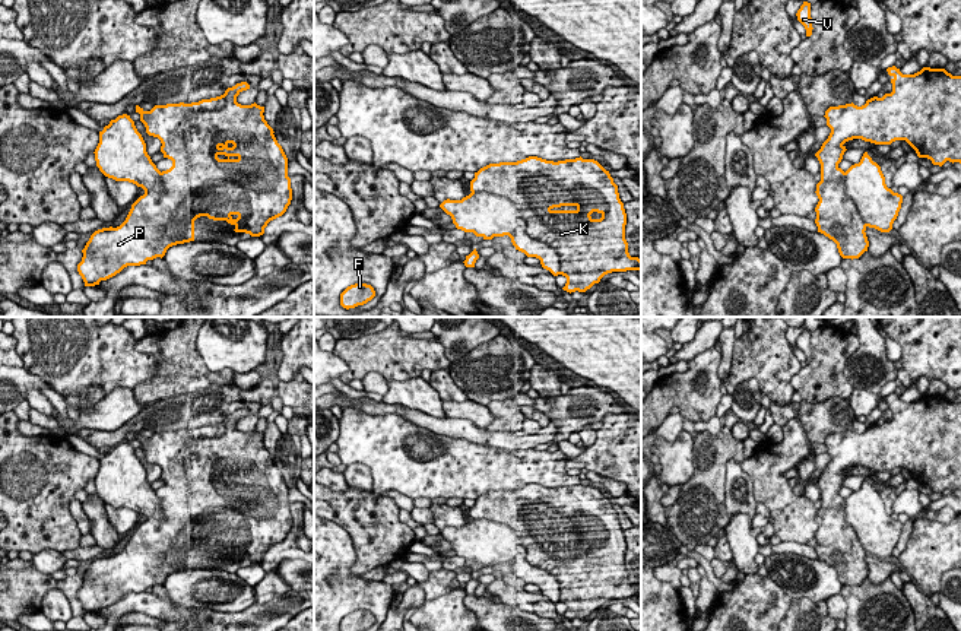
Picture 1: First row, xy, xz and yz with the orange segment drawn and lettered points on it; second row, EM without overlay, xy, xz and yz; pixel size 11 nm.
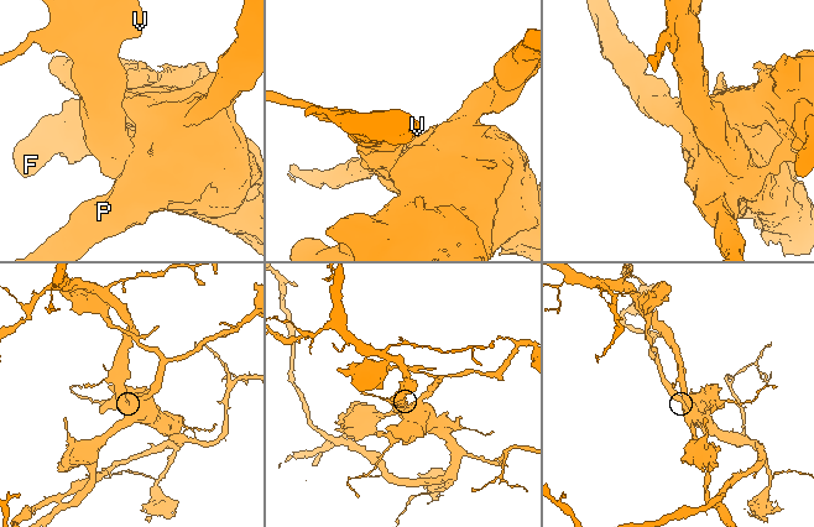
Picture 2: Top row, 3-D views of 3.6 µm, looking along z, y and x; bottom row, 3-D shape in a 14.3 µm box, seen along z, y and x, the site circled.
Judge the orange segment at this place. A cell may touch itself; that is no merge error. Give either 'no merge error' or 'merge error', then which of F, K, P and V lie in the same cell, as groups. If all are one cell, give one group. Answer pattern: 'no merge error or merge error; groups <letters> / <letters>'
merge error; groups F K P / V

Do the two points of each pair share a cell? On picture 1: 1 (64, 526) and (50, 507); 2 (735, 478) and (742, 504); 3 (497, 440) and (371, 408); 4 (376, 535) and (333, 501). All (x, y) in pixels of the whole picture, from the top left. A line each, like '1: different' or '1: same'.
1: same
2: same
3: same
4: same

